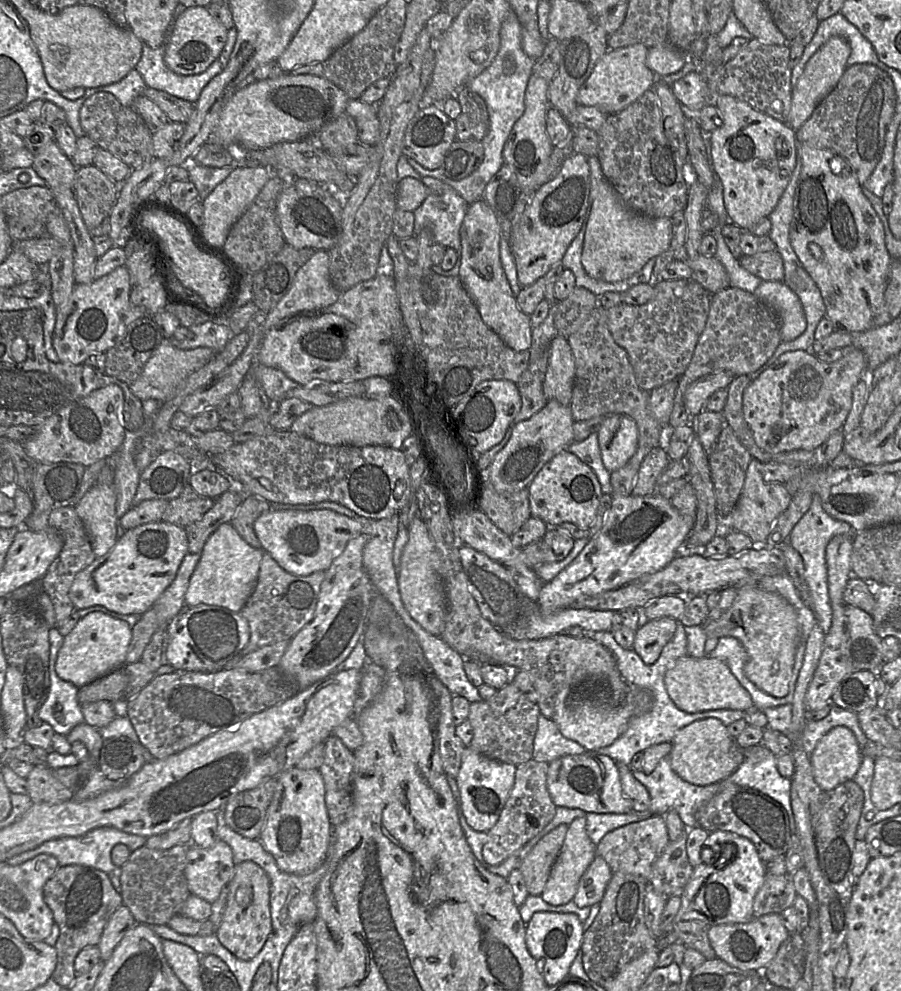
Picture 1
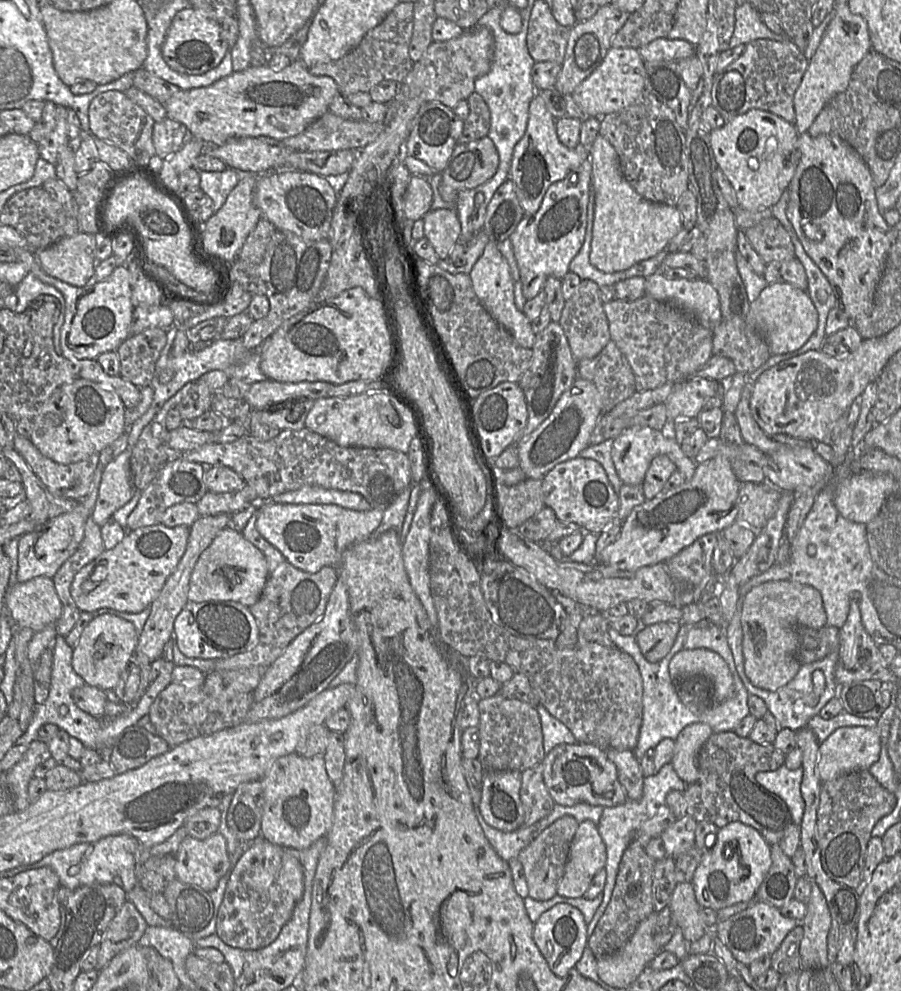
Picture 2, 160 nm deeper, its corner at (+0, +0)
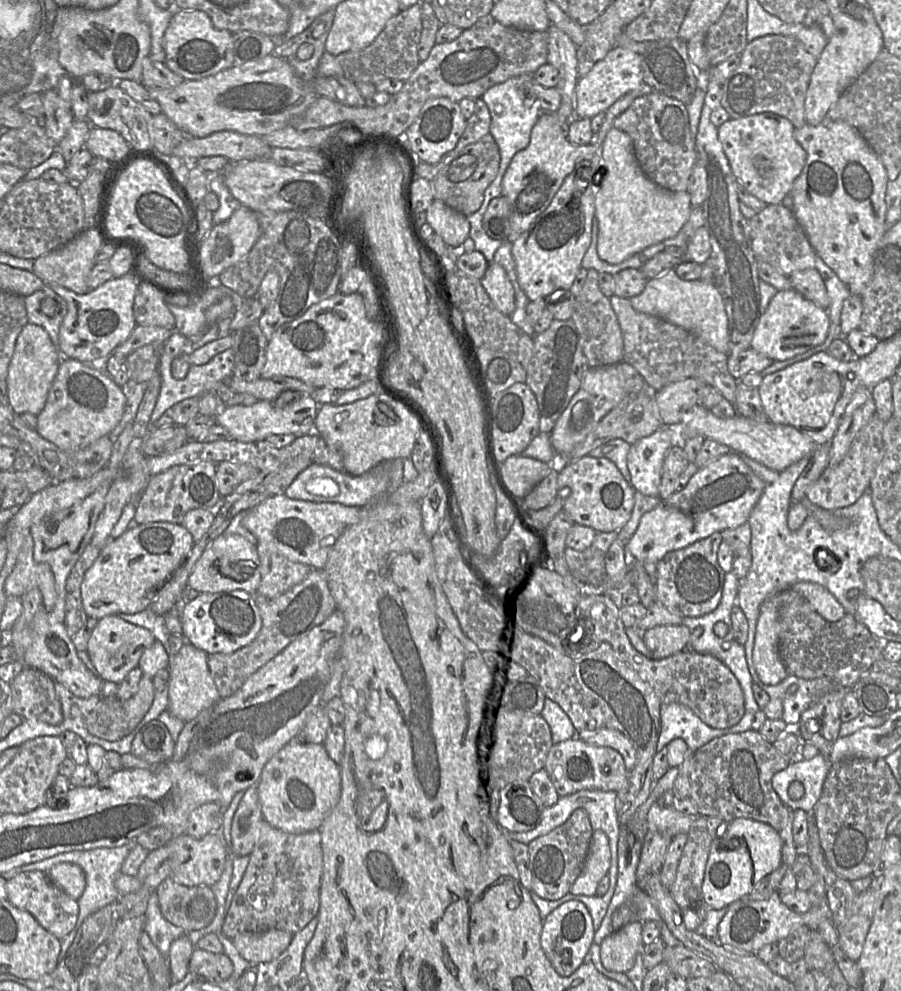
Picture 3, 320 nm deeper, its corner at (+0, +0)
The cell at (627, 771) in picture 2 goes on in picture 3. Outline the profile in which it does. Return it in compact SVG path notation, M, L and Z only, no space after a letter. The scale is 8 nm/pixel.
M601 728L593 731L585 730L577 733L577 737L587 744L615 749L624 759L629 772L636 764L636 749L632 743L619 731Z

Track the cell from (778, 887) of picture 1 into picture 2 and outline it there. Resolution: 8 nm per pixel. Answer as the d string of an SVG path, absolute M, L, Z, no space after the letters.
M780 844L771 846L771 867L758 888L755 902L770 904L779 910L794 898L798 877L792 858L784 854Z

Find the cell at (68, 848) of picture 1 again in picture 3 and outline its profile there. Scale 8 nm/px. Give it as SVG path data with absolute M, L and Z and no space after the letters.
M126 844L115 848L96 848L91 850L64 852L39 862L33 862L30 864L15 867L1 874L6 880L9 880L11 878L14 878L19 873L25 871L39 870L47 873L54 865L61 862L76 864L83 870L85 874L86 887L81 897L77 900L79 905L78 920L74 929L63 939L60 939L61 952L59 954L59 960L65 956L85 918L89 914L120 898L120 894L115 887L115 878L117 874L121 872L122 863L129 854L130 848L131 845Z

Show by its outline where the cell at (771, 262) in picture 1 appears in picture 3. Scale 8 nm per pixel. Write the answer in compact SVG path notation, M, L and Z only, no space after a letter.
M815 268L795 271L788 276L791 289L797 291L822 309L827 309L830 299L824 281Z

